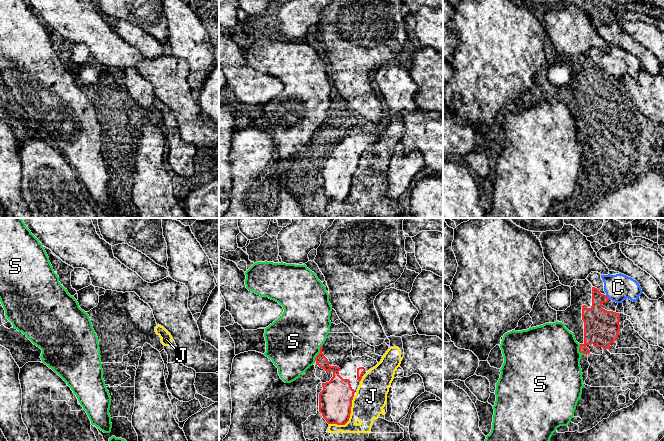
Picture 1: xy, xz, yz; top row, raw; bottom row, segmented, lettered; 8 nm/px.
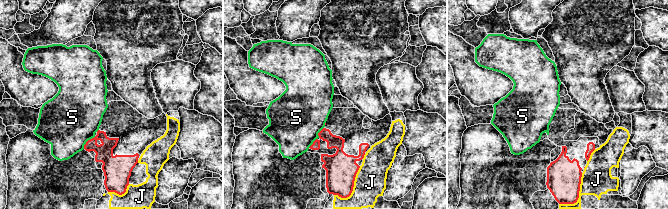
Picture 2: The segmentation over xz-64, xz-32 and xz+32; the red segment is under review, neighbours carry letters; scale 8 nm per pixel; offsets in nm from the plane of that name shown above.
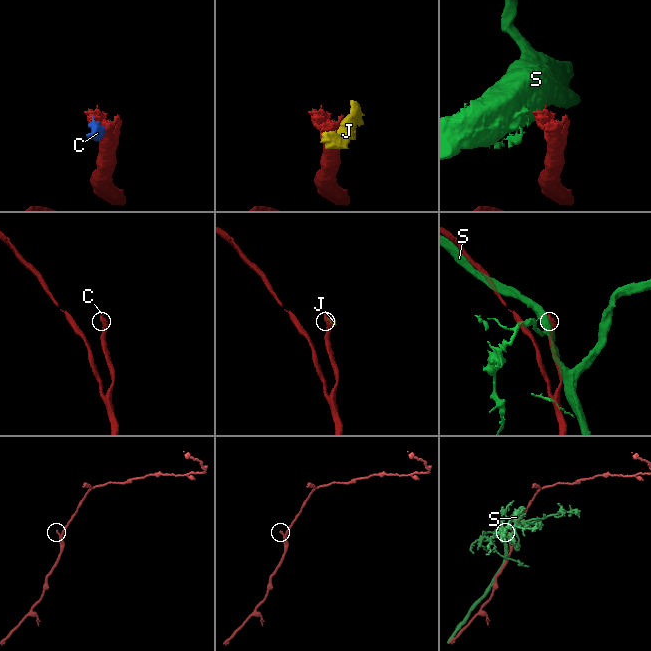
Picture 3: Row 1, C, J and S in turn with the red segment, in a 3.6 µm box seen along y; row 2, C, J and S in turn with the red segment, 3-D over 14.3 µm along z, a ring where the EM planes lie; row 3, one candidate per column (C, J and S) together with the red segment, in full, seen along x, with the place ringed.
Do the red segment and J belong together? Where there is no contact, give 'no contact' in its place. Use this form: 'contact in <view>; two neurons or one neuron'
contact in xz; two neurons

